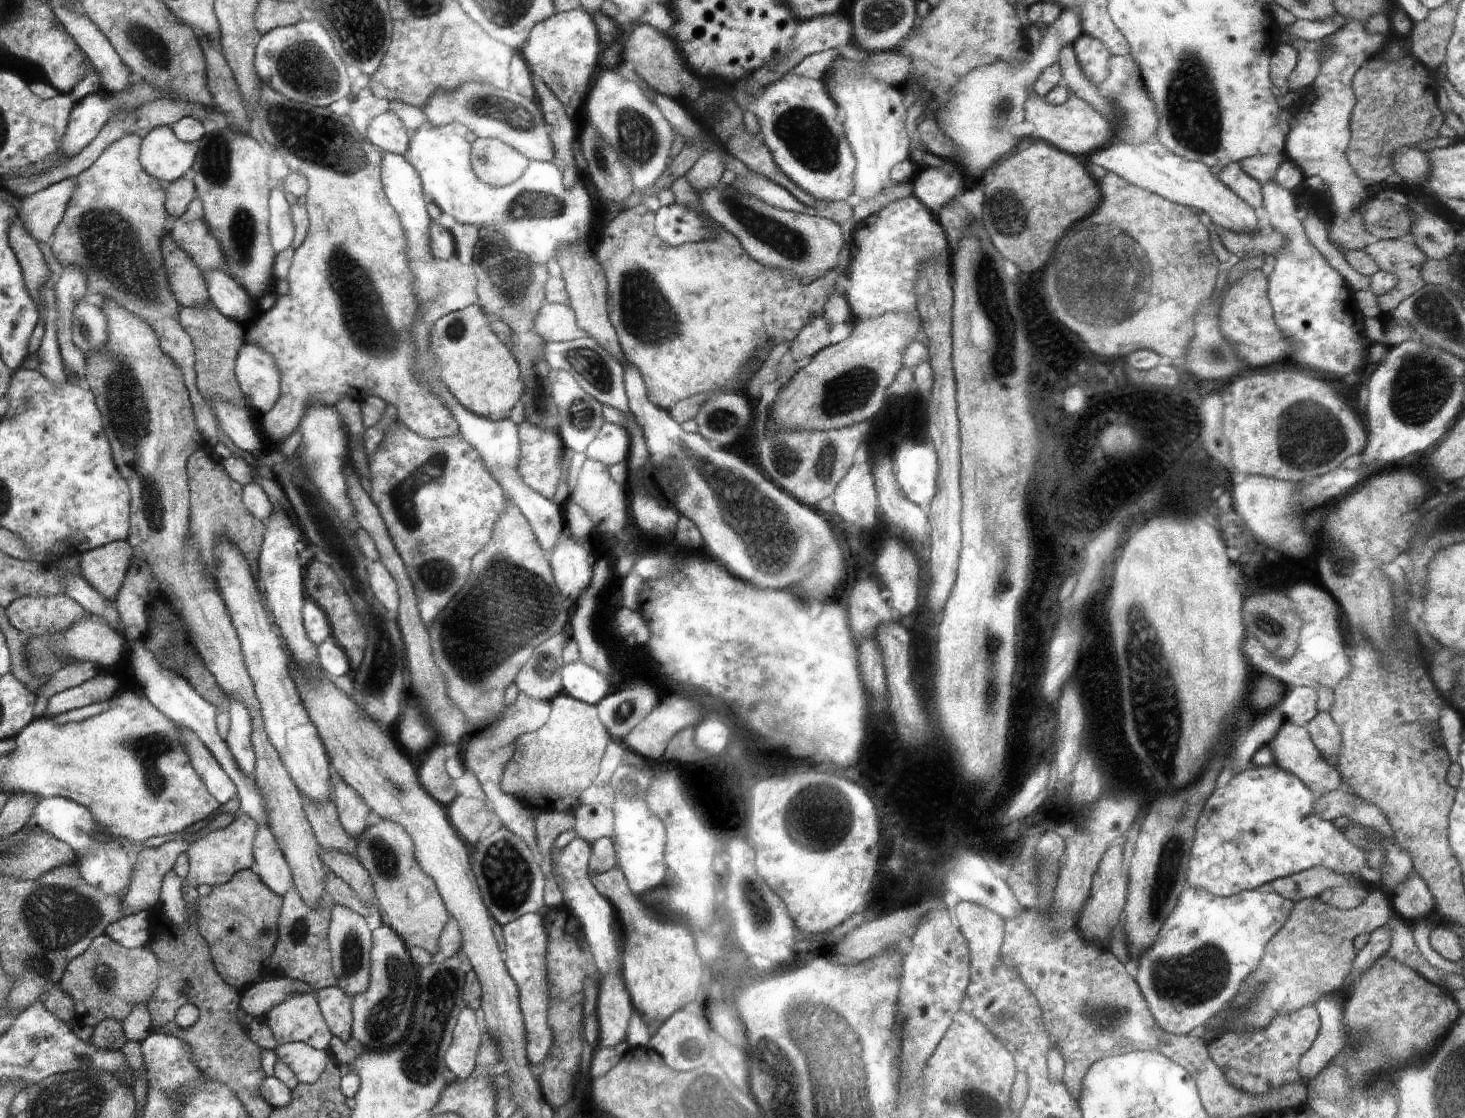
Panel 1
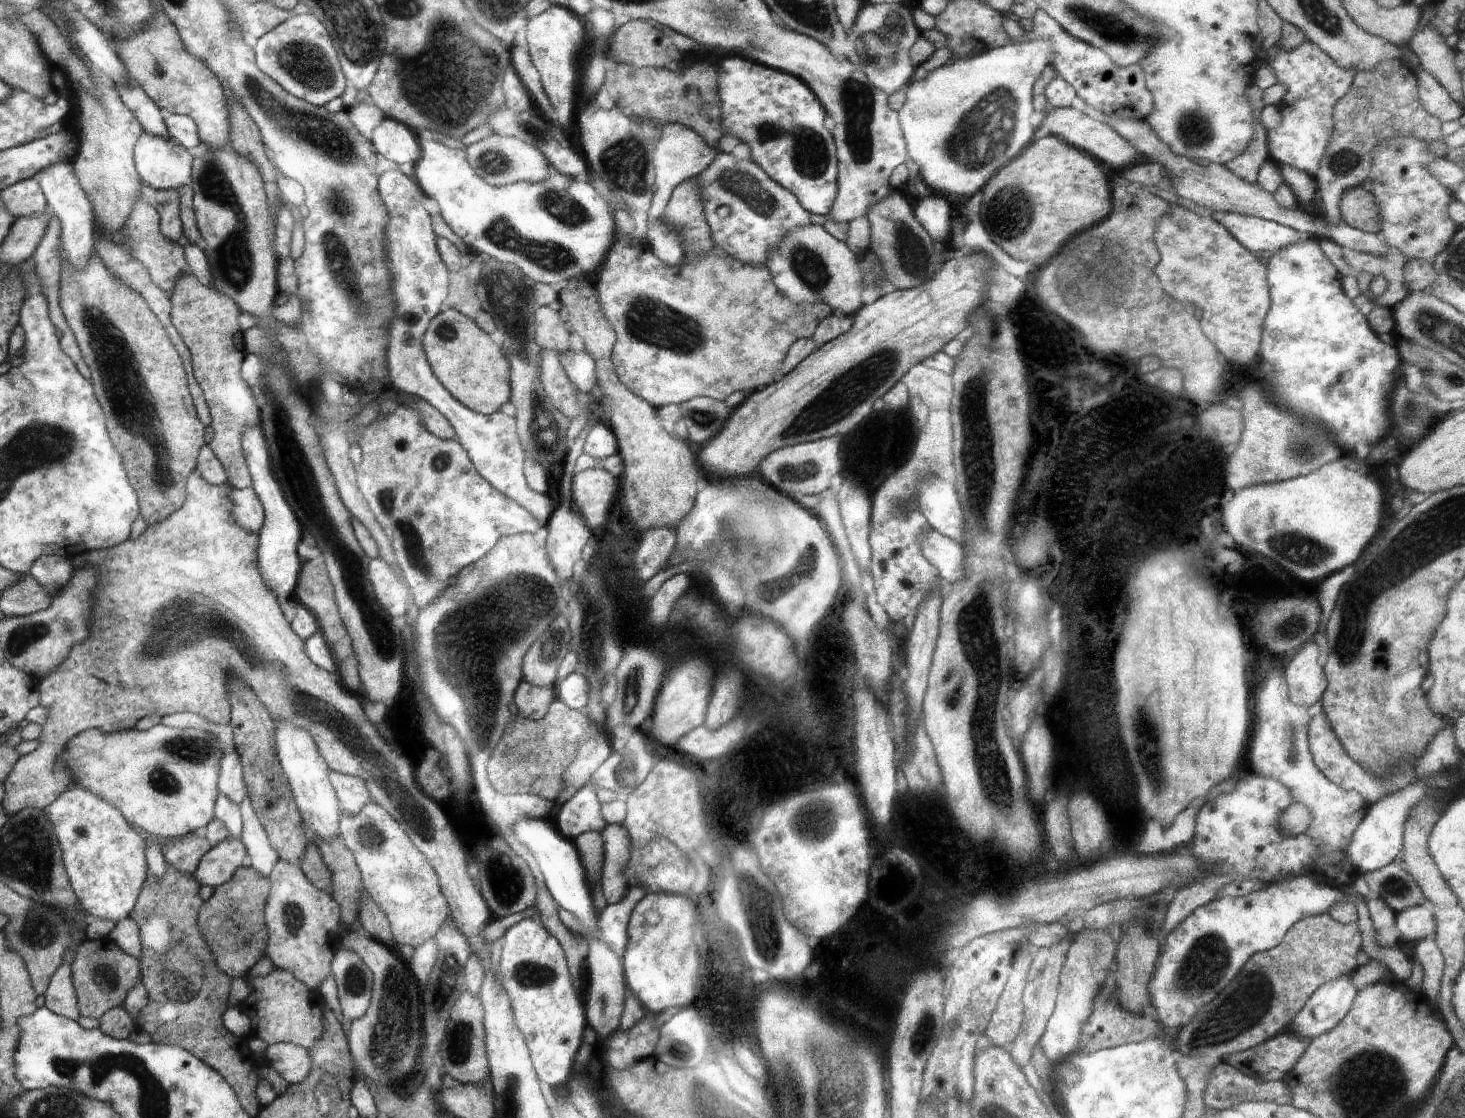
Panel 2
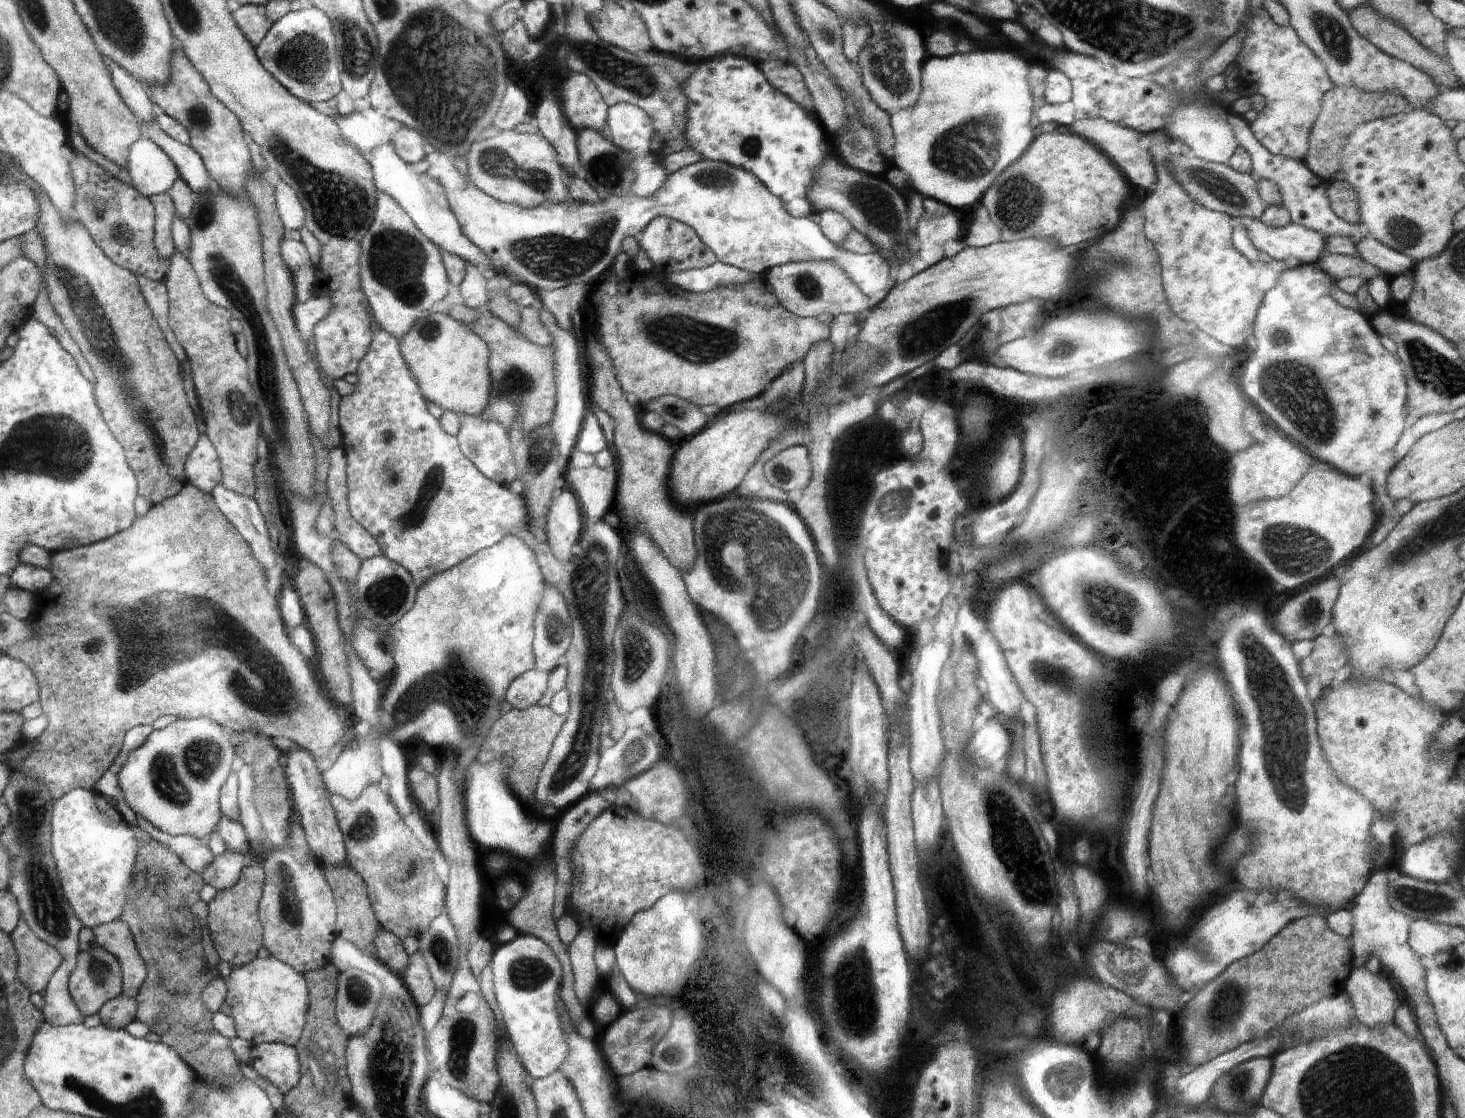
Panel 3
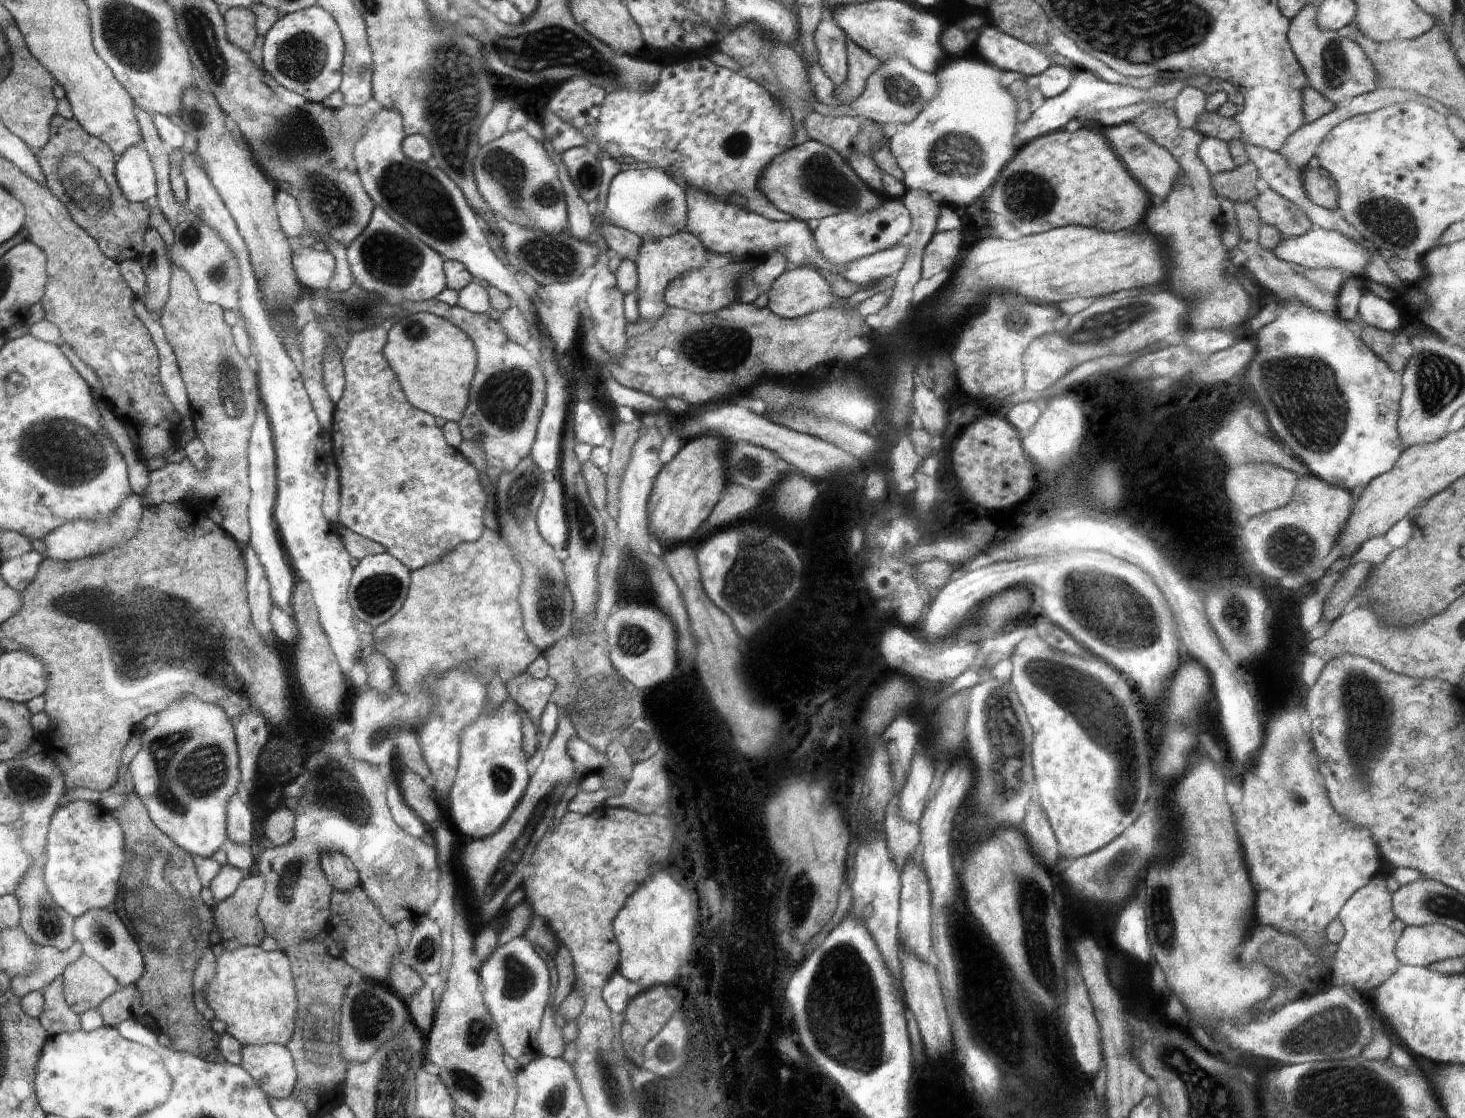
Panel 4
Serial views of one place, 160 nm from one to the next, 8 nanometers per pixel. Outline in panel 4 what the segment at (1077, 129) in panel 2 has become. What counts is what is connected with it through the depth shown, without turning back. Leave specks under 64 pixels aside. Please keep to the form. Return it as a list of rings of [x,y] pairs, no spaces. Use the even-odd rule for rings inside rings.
[[[1122,123],[1118,126],[1111,126],[1101,130],[1106,130],[1106,132],[1104,132],[1106,138],[1110,140],[1112,146],[1116,146],[1116,152],[1118,152],[1118,156],[1122,158],[1122,162],[1128,164],[1130,170],[1134,170],[1136,180],[1138,180],[1142,186],[1146,184],[1146,188],[1148,188],[1148,192],[1150,192],[1150,196],[1152,196],[1152,202],[1154,202],[1154,204],[1160,204],[1160,202],[1164,200],[1166,192],[1170,192],[1170,186],[1173,187],[1176,174],[1178,174],[1179,177],[1181,173],[1176,159],[1171,154],[1168,154],[1165,148],[1152,142],[1152,139],[1147,134],[1141,133],[1133,123]]]

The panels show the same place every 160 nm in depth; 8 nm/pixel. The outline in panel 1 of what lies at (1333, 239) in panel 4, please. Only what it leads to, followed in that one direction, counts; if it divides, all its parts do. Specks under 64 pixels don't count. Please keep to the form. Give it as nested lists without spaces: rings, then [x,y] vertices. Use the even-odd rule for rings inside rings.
[[[1112,141],[1105,147],[1090,154],[1090,162],[1116,172],[1120,178],[1130,184],[1160,194],[1170,202],[1192,207],[1197,212],[1202,210],[1209,217],[1207,222],[1220,230],[1228,229],[1237,233],[1260,233],[1260,222],[1250,203],[1244,202],[1232,192],[1210,169],[1202,163],[1178,156],[1169,151],[1162,143],[1150,142],[1138,146],[1128,146],[1122,142]]]

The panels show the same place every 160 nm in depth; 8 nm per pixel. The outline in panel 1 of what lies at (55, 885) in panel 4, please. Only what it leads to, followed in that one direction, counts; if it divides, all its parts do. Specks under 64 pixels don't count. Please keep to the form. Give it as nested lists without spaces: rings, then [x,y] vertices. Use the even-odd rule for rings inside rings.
[[[68,797],[40,798],[29,824],[37,825],[59,841],[70,845],[75,854],[80,854],[82,858],[78,859],[80,862],[77,860],[76,865],[84,880],[91,886],[102,889],[108,896],[122,897],[129,890],[132,879],[135,878],[135,872],[139,868],[139,857],[137,856],[139,850],[124,846],[124,844],[116,844],[112,840],[95,839],[95,833],[102,832],[102,829],[100,824],[95,822],[90,810],[84,805]]]

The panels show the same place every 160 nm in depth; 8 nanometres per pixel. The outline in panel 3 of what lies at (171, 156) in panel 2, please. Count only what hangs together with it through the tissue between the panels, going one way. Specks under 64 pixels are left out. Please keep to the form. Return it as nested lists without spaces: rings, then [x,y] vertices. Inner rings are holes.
[[[143,137],[130,148],[126,169],[142,197],[169,192],[176,180],[181,179],[178,166],[167,152]]]

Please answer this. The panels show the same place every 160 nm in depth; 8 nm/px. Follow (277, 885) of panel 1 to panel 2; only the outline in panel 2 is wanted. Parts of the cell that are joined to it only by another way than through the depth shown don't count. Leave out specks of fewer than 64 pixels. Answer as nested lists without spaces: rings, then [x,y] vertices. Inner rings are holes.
[[[248,796],[242,800],[239,806],[243,819],[242,840],[244,840],[244,844],[248,844],[247,865],[260,868],[260,872],[264,872],[264,876],[268,876],[278,862],[278,854],[270,846],[263,824],[259,822],[258,816],[252,809]]]

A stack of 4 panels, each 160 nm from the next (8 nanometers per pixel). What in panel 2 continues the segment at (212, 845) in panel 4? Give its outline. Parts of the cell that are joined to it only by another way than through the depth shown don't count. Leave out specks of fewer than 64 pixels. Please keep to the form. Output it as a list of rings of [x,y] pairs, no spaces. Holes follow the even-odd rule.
[[[156,724],[144,732],[136,728],[128,728],[122,732],[84,732],[77,735],[64,752],[63,762],[75,777],[78,785],[104,801],[116,806],[129,824],[142,829],[156,837],[180,837],[203,830],[214,818],[214,798],[219,794],[217,783],[219,780],[219,761],[224,748],[234,748],[234,730],[231,724],[216,724],[211,733],[204,730],[190,730],[182,732],[176,728],[166,728]]]

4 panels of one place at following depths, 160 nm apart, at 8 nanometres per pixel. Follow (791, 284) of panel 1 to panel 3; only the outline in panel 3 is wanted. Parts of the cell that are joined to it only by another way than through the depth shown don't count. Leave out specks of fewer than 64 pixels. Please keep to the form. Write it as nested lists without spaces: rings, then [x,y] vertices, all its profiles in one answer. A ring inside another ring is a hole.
[[[632,265],[627,268],[622,280],[618,279],[614,270],[608,270],[592,296],[593,310],[598,312],[595,317],[599,319],[600,340],[614,361],[619,383],[627,399],[636,407],[666,394],[680,396],[700,406],[734,406],[734,402],[744,402],[758,396],[766,382],[782,374],[782,370],[794,360],[803,360],[813,344],[829,336],[832,316],[799,317],[787,311],[776,296],[768,292],[765,279],[752,277],[740,284],[718,285],[703,293],[685,291],[668,282],[663,282],[657,292],[652,292],[642,286],[643,280],[644,273],[638,272]]]

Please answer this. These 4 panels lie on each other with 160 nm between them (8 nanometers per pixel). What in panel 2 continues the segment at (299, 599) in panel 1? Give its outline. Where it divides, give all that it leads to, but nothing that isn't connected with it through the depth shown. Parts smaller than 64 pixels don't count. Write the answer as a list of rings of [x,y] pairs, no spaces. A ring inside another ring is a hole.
[[[250,424],[243,432],[243,452],[250,470],[252,488],[262,504],[265,520],[259,531],[258,568],[263,576],[266,586],[270,589],[275,600],[286,600],[295,592],[300,573],[300,560],[297,555],[298,542],[300,542],[300,524],[295,513],[284,499],[282,490],[271,470],[269,451],[264,439],[261,426]]]

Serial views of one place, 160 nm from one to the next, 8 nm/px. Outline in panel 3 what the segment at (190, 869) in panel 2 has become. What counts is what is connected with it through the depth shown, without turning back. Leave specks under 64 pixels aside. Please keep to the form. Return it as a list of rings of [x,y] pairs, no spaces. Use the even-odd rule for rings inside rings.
[[[137,818],[140,829],[146,831],[152,838],[176,852],[192,872],[204,872],[204,869],[214,860],[207,841],[190,835],[169,835],[156,828],[150,822]]]

